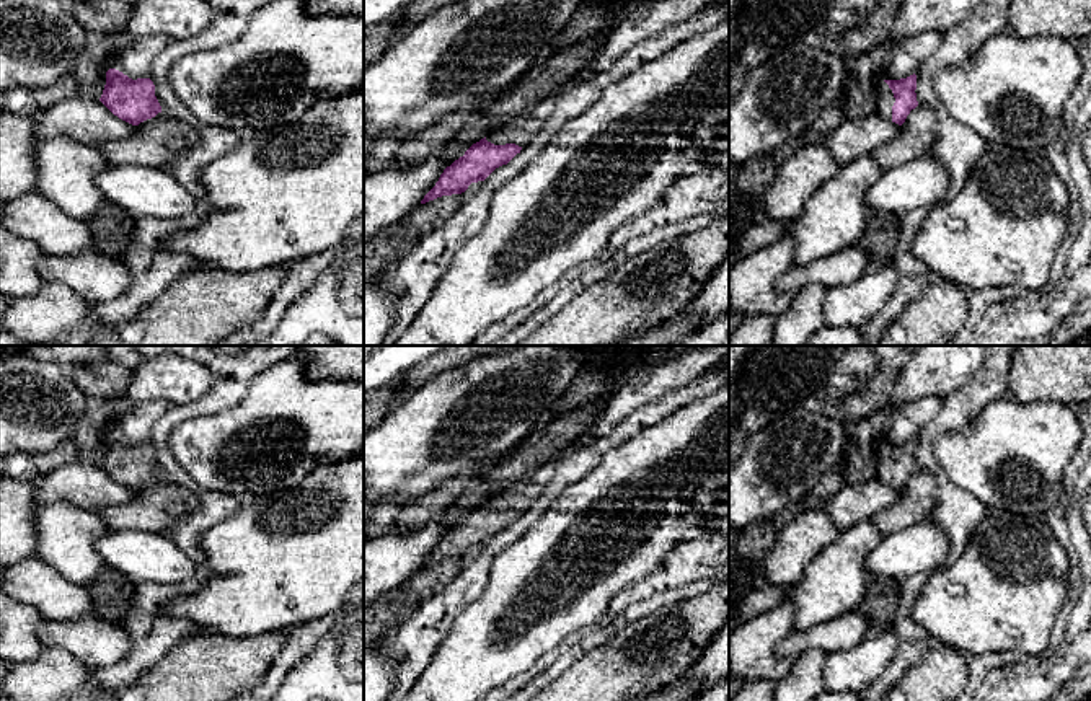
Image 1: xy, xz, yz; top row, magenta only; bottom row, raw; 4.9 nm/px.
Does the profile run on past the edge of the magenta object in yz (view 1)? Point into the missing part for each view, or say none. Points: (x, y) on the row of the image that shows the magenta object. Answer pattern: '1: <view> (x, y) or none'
1: yz (886, 100)

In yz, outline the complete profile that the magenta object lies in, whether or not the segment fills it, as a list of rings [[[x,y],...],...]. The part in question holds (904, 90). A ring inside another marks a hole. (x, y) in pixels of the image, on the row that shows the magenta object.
[[[917,75],[900,80],[877,80],[877,109],[876,114],[902,126],[917,101]]]

